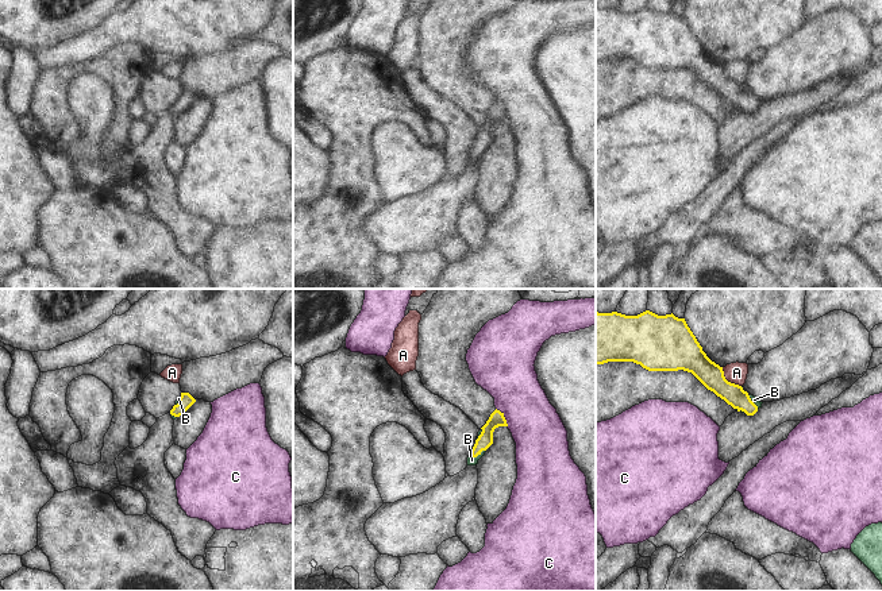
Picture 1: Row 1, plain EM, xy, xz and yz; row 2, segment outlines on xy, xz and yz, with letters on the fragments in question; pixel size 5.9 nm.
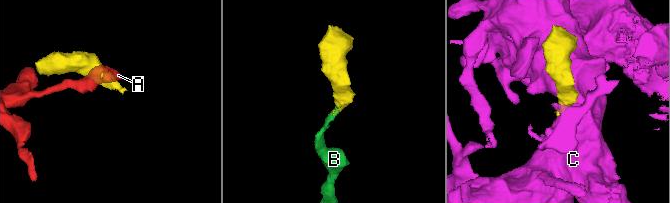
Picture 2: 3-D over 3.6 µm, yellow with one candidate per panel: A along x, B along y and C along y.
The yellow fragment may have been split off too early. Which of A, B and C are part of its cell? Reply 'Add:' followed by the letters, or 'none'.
Add: B.

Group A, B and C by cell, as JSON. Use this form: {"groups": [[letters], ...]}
{"groups": [["A"], ["B"], ["C"]]}

